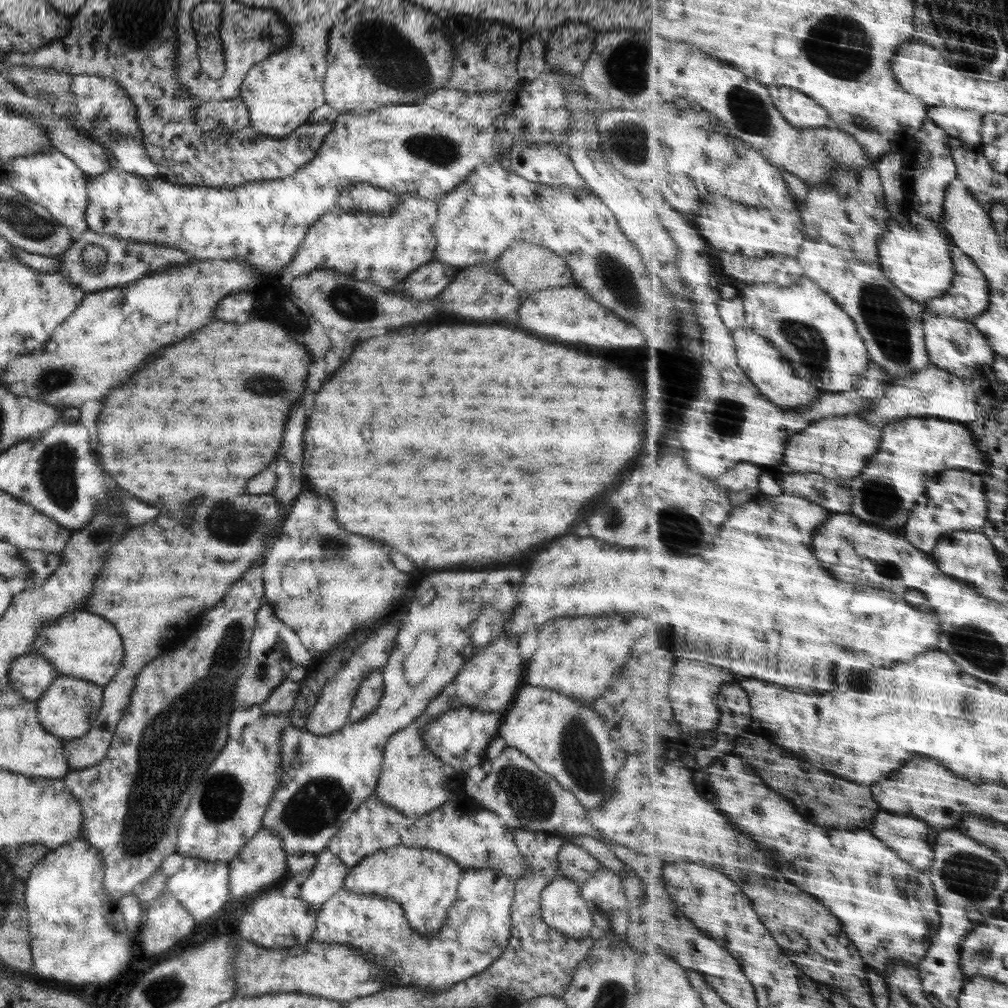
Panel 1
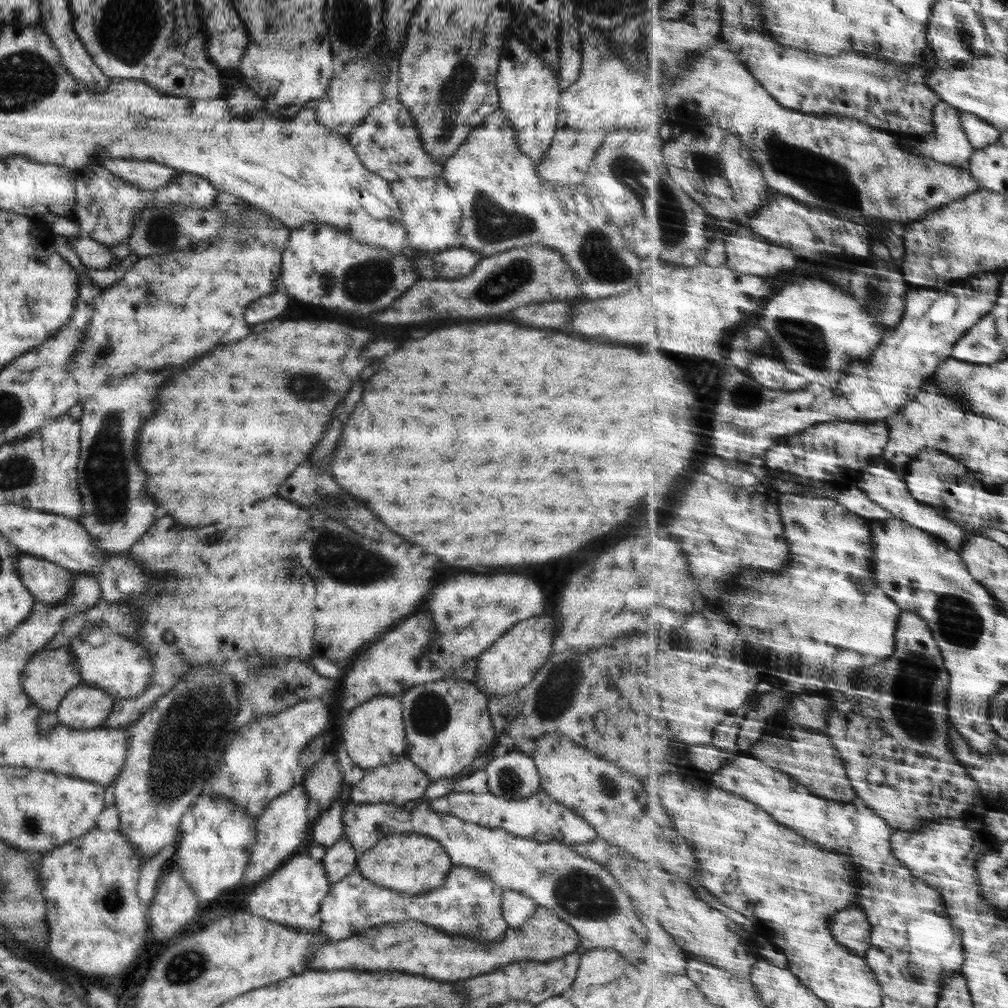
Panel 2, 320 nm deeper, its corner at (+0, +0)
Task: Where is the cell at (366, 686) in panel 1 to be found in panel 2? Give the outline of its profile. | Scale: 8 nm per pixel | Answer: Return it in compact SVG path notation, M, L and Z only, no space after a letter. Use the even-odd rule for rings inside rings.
M376 694L365 702L353 707L340 720L338 727L342 745L345 746L350 764L356 764L362 771L393 763L405 754L402 708L399 699L393 695Z

